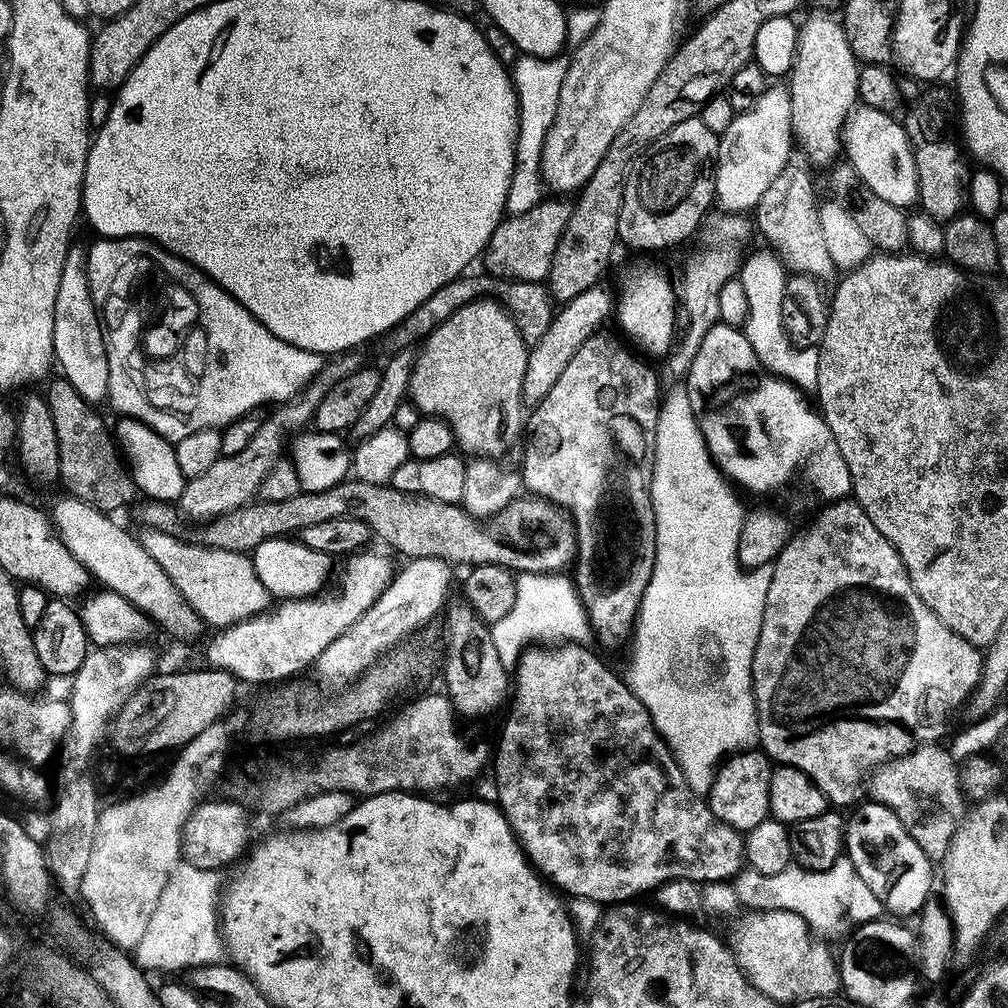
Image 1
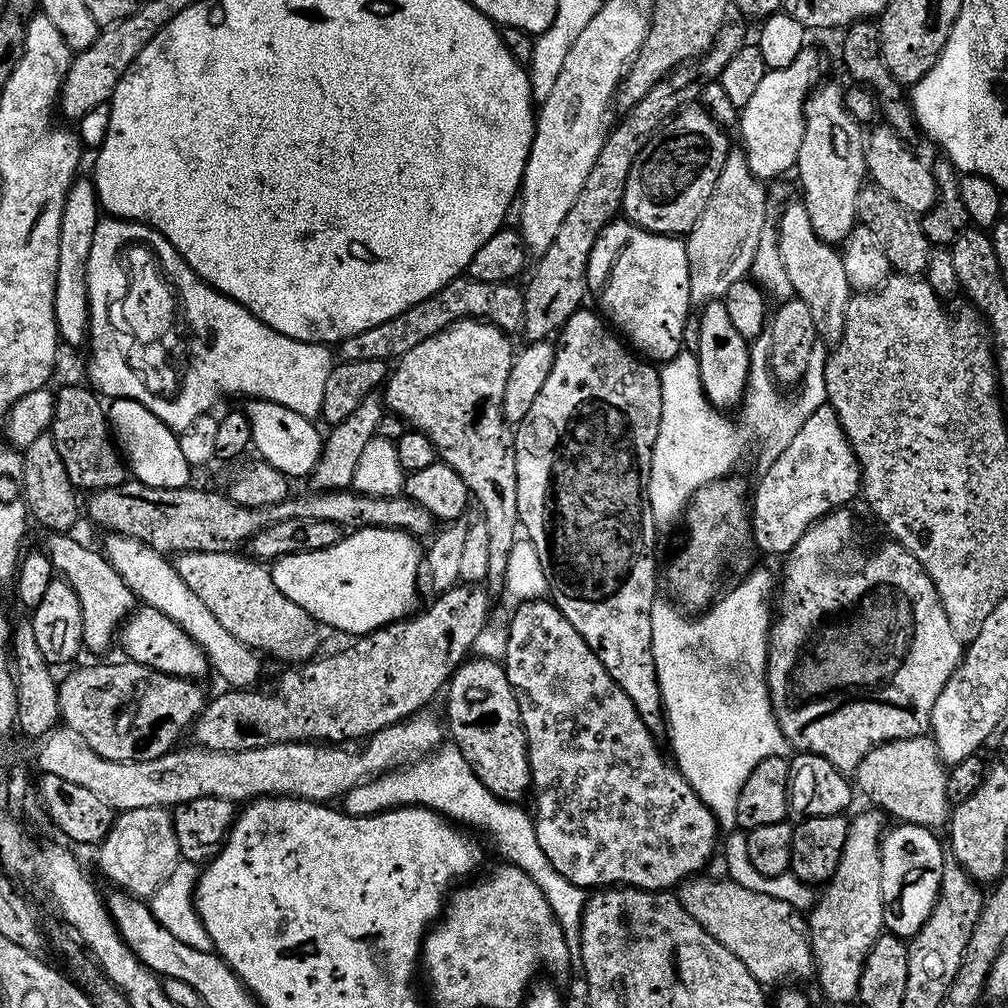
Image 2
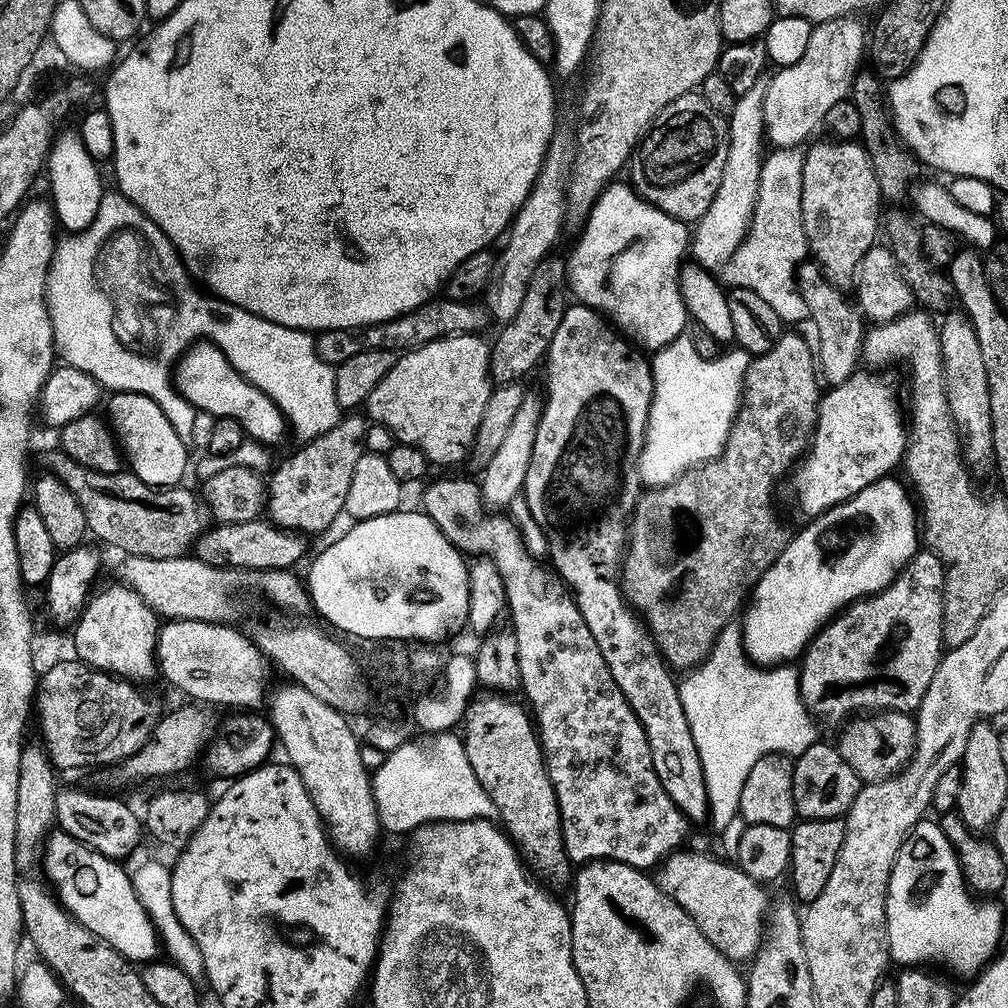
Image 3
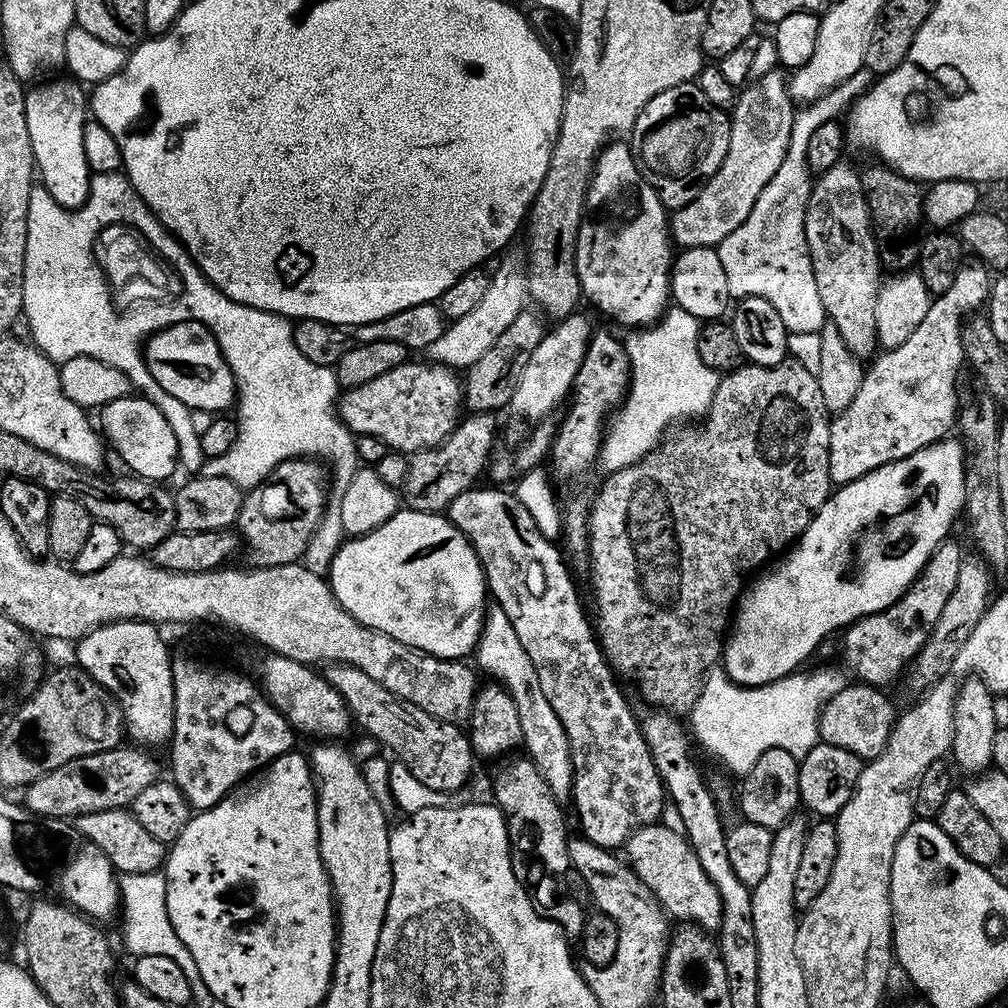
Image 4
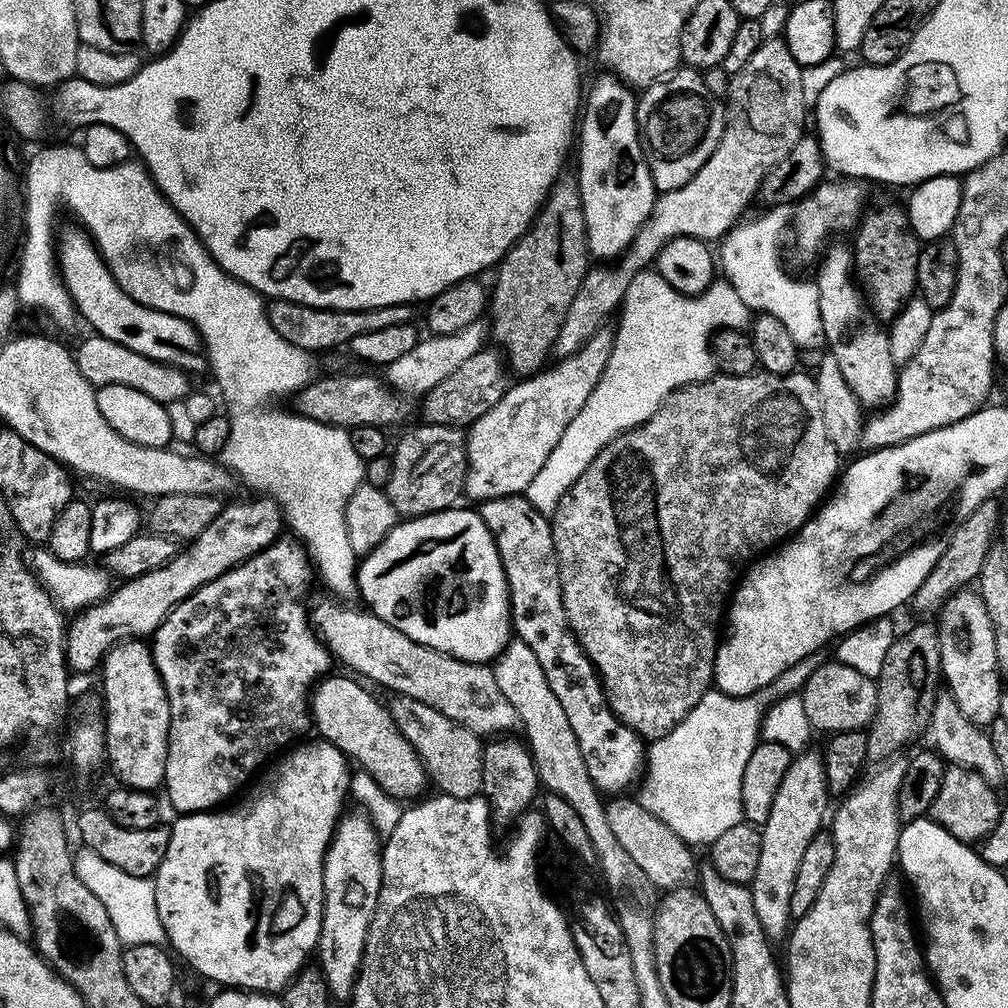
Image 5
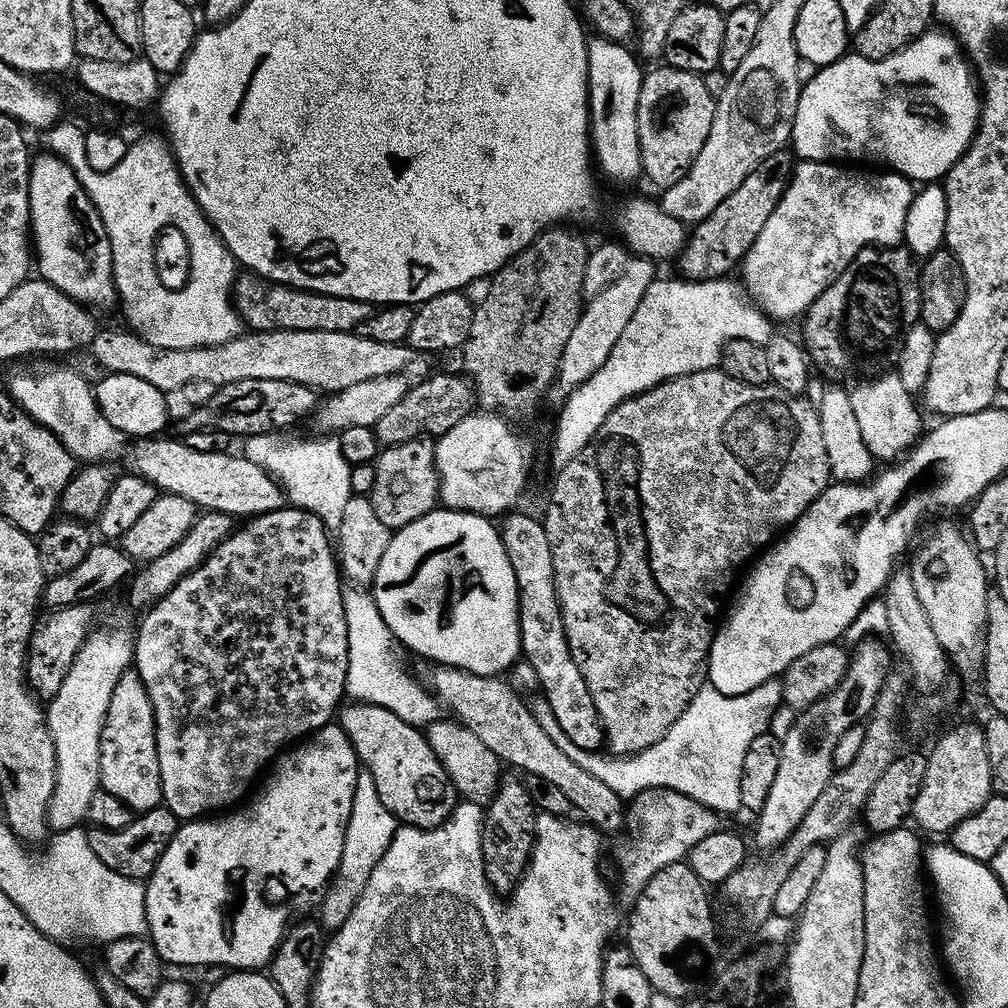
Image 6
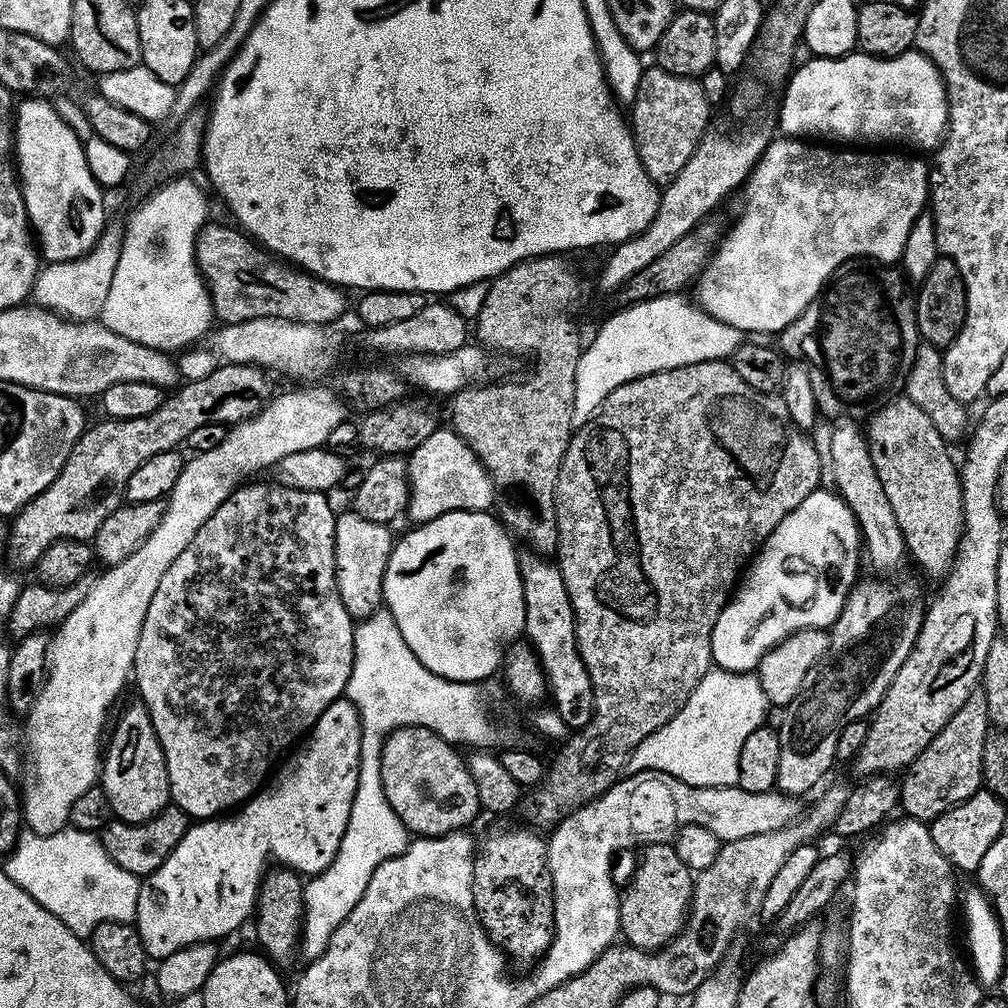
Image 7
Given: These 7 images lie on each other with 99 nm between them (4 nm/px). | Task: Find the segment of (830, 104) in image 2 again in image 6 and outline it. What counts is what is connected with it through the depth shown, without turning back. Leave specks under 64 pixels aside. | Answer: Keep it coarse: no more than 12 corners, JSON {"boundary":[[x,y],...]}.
{"boundary":[[888,370],[848,388],[866,450],[895,462],[921,439],[921,409]]}

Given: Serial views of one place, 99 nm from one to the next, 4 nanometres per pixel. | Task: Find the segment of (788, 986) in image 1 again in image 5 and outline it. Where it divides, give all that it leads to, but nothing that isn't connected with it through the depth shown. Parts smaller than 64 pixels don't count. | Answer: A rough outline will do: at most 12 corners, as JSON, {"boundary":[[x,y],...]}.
{"boundary":[[612,798],[614,838],[658,890],[693,879],[693,849],[636,798]]}

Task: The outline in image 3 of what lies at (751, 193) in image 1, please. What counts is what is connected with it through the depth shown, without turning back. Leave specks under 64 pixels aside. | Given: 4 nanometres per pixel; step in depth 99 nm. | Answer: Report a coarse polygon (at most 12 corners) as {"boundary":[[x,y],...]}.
{"boundary":[[855,15],[813,27],[764,102],[777,148],[803,145],[866,56]]}

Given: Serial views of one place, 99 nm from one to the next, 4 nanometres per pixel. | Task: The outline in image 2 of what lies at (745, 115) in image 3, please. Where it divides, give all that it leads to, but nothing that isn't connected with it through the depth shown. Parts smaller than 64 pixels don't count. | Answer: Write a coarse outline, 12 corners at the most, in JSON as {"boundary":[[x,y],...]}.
{"boundary":[[731,151],[685,239],[688,294],[723,299],[751,271],[765,183]]}

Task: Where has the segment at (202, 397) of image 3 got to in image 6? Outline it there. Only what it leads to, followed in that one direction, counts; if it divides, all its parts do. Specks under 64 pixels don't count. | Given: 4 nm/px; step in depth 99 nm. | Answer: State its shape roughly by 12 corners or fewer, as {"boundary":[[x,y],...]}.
{"boundary":[[29,165],[39,277],[85,306],[116,304],[105,223],[76,172]]}

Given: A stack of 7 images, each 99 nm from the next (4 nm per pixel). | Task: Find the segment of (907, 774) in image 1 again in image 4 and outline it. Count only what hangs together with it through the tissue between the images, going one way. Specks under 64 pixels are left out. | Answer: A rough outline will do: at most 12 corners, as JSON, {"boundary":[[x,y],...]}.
{"boundary":[[845,683],[820,709],[820,740],[865,762],[898,719],[884,692]]}

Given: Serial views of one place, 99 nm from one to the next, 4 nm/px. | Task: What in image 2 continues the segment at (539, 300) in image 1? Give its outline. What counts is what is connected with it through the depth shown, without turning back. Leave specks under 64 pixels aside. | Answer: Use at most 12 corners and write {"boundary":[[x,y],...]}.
{"boundary":[[455,276],[338,345],[339,359],[395,362],[459,320],[524,326],[512,282]]}

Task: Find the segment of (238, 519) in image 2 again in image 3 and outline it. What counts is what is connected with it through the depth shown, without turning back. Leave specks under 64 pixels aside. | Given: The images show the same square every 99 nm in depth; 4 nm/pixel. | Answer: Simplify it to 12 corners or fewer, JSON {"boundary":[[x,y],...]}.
{"boundary":[[53,450],[88,531],[121,554],[189,555],[210,524],[201,497]]}

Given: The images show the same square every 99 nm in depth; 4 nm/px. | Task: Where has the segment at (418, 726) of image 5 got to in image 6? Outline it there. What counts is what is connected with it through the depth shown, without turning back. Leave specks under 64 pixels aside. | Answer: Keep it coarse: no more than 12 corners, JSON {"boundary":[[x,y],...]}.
{"boundary":[[455,718],[427,725],[457,797],[487,806],[502,761]]}

